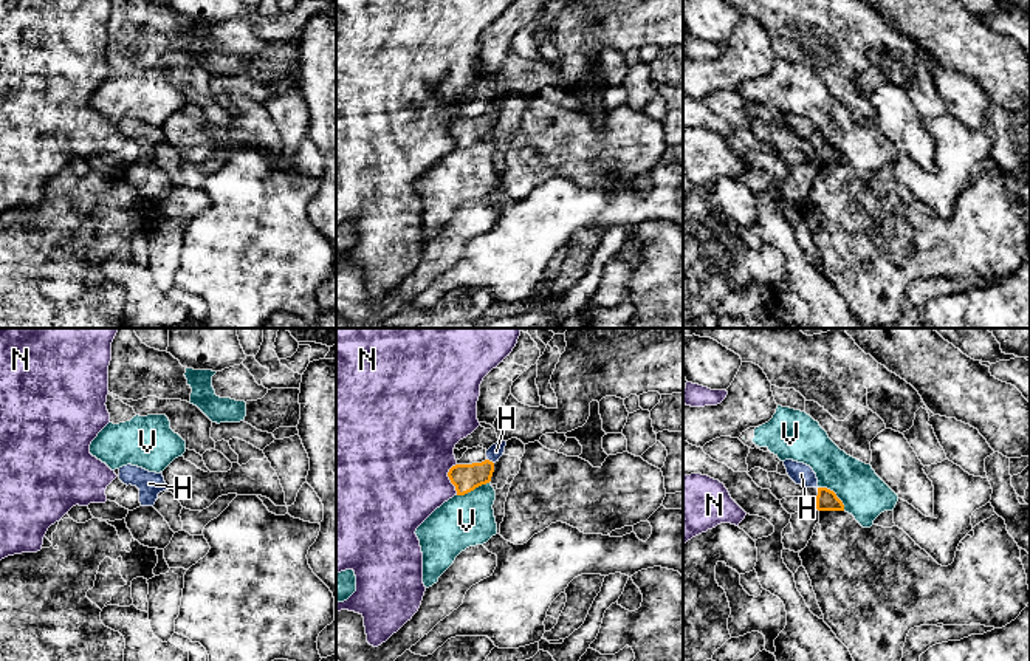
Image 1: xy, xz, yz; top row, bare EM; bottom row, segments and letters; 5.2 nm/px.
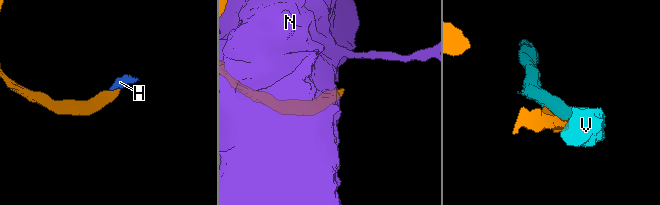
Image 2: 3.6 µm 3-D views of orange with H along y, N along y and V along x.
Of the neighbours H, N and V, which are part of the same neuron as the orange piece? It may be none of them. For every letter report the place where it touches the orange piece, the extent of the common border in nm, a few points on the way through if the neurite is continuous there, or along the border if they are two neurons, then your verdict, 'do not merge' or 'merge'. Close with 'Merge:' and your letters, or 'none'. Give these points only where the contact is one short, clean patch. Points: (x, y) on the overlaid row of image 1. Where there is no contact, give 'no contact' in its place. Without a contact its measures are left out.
H: meets orange in xz at (491, 462); contact 40 nm long; runs through xz (465, 477), (479, 474), (491, 462), (496, 451); merge
N: meets orange in xz at (449, 479); contact 170 nm long; do not merge
V: meets orange in yz at (835, 494); contact 190 nm long; do not merge
Merge: H

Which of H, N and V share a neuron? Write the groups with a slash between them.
H / N / V

